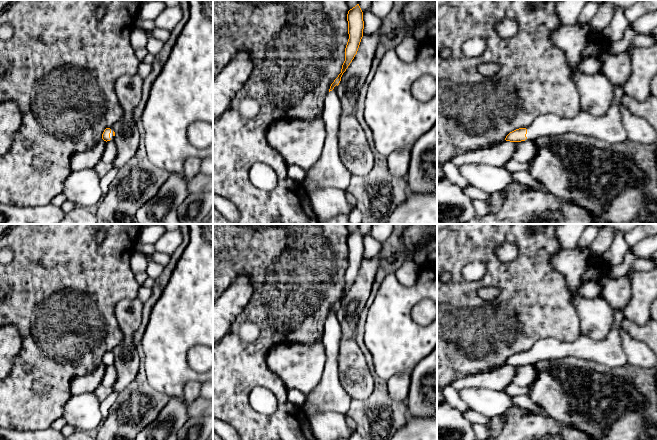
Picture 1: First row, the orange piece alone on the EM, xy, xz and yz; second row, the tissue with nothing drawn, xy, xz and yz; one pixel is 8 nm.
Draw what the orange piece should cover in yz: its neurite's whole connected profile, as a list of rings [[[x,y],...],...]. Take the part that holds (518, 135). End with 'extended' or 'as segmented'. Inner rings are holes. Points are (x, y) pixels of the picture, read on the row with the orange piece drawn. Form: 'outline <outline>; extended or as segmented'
outline [[[614,85],[613,102],[605,115],[595,117],[582,110],[570,119],[554,114],[542,114],[530,126],[510,132],[505,140],[510,142],[534,141],[542,136],[574,132],[610,143],[624,142],[628,140],[628,136],[620,113],[623,94],[624,89],[619,85]]]; extended

